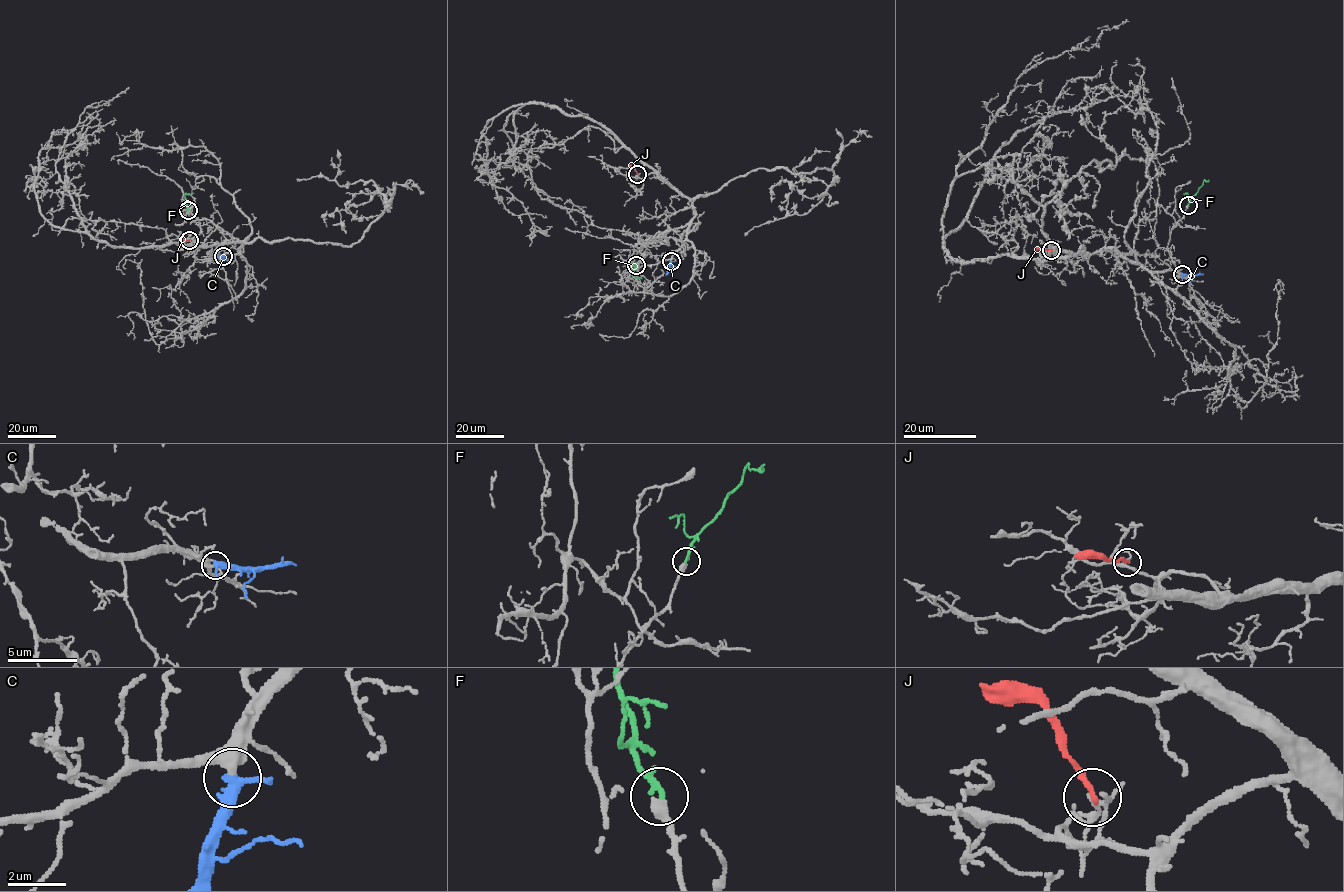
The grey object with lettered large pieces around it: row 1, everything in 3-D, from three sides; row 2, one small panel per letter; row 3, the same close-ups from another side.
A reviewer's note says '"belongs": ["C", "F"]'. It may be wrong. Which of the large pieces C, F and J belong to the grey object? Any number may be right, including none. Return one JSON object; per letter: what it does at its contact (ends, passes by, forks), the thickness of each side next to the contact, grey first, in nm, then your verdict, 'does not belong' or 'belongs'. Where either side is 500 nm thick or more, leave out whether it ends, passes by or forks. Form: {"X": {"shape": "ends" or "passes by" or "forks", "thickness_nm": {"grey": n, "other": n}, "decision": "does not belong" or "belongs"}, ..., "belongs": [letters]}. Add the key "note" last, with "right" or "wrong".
{"C": {"shape": "passes by", "thickness_nm": {"grey": 400, "other": 360}, "decision": "belongs"}, "F": {"shape": "ends", "thickness_nm": {"grey": 400, "other": 220}, "decision": "belongs"}, "J": {"shape": "ends", "thickness_nm": {"grey": 110, "other": 200}, "decision": "does not belong"}, "belongs": ["C", "F"], "note": "right"}

